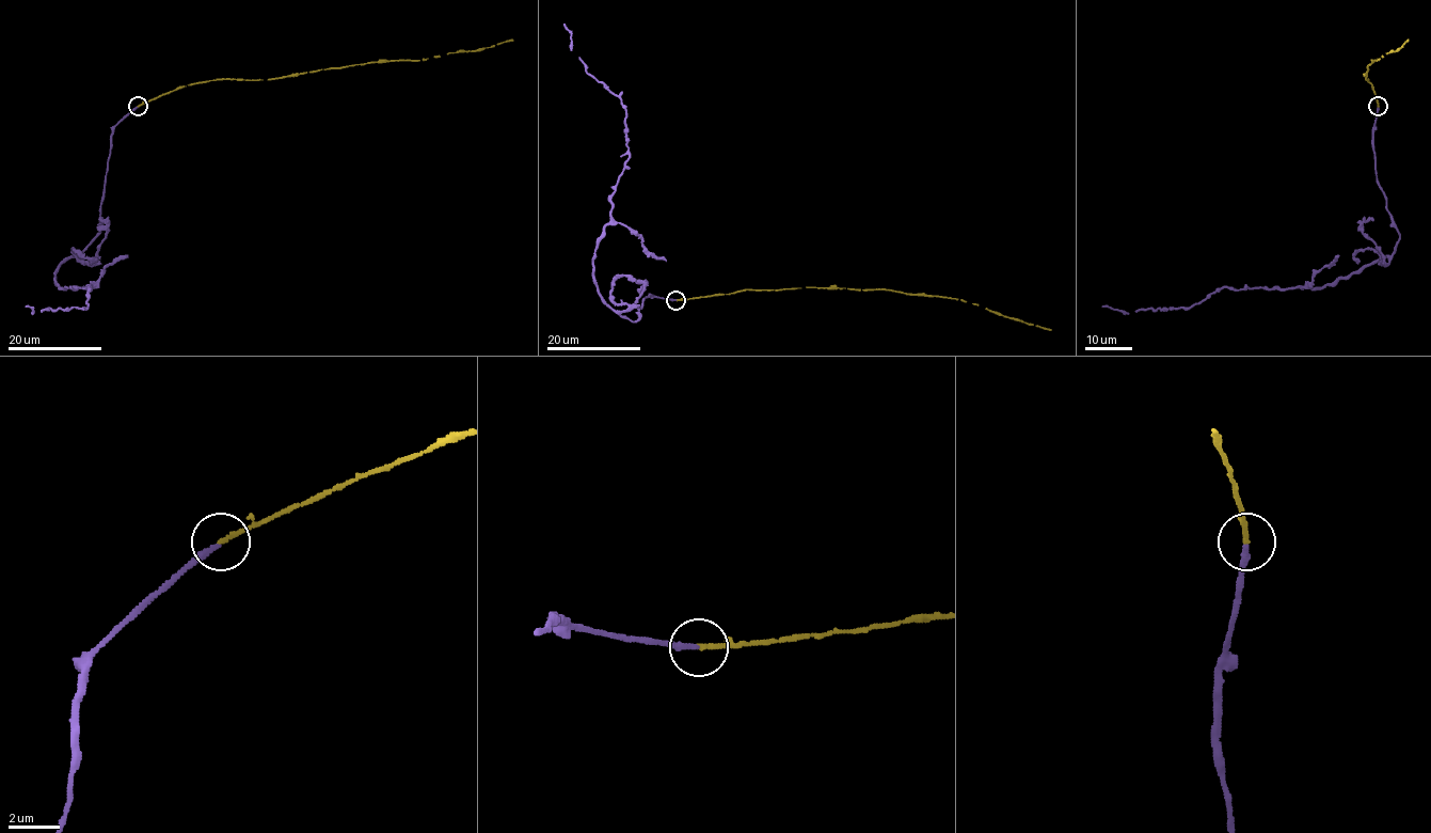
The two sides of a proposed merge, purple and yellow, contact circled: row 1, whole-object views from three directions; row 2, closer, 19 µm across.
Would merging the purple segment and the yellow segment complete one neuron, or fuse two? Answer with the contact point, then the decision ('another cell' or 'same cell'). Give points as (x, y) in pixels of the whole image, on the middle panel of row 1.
at (676, 300); same cell

